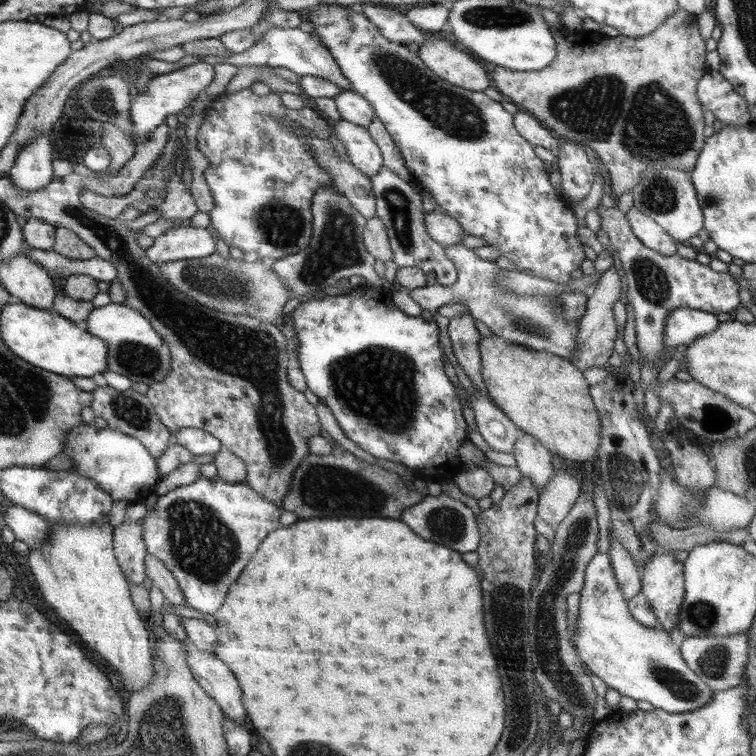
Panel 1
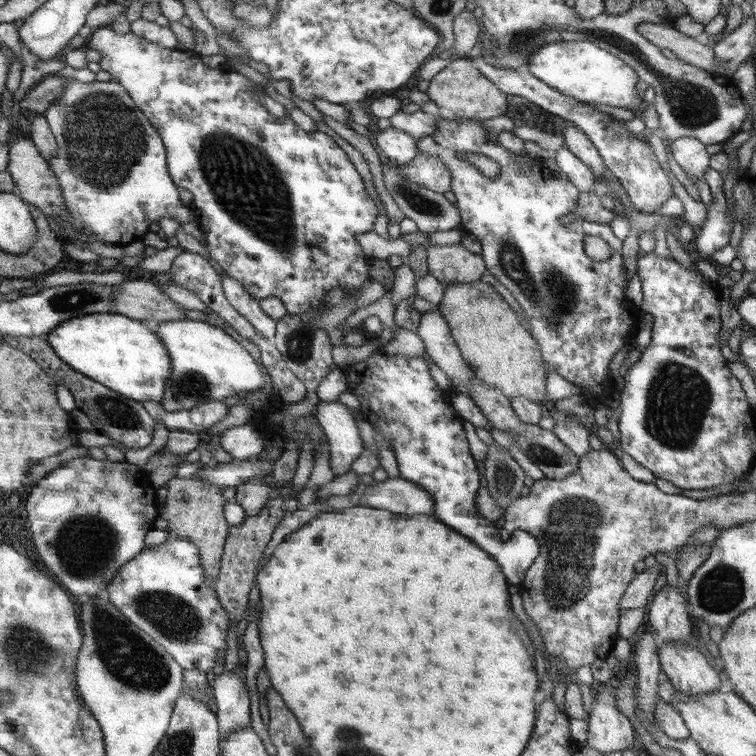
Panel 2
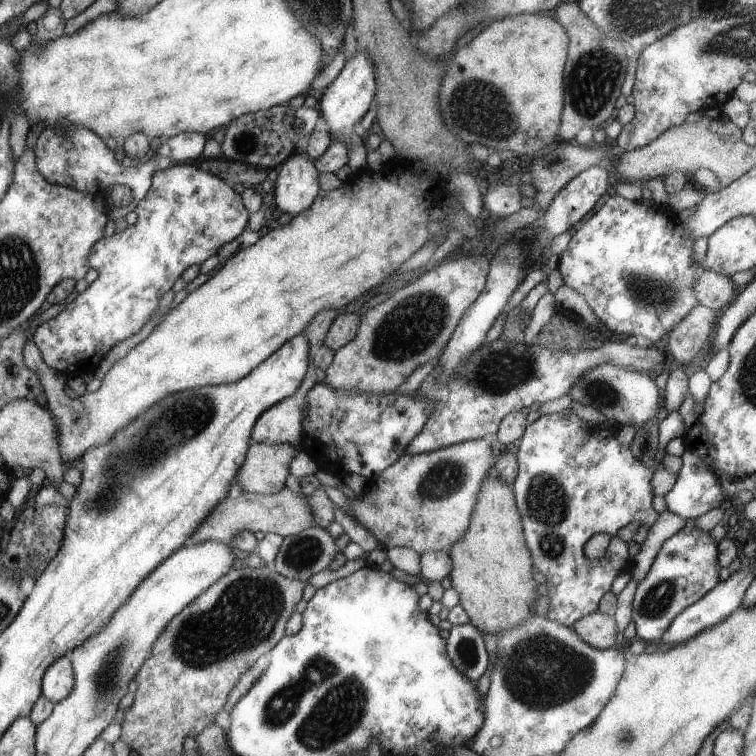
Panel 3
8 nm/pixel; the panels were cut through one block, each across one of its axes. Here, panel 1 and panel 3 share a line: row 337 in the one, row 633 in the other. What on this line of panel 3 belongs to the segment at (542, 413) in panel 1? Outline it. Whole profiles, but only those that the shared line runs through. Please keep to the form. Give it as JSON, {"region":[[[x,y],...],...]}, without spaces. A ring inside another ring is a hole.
{"region":[[[493,476],[482,482],[466,536],[450,548],[449,555],[453,559],[451,584],[459,594],[459,604],[484,636],[498,636],[533,615],[531,610],[539,598],[538,582],[533,578],[533,555],[525,540],[513,486]]]}

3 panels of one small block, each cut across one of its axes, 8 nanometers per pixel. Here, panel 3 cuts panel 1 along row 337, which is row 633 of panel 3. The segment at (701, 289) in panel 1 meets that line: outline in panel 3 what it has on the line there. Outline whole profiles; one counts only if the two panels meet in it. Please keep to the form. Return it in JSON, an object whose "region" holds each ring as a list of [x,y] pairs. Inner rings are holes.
{"region":[[[688,520],[680,532],[662,543],[648,574],[638,583],[632,600],[632,621],[638,638],[646,644],[660,640],[682,610],[718,585],[718,570],[718,550],[710,532],[698,528],[694,520]]]}

